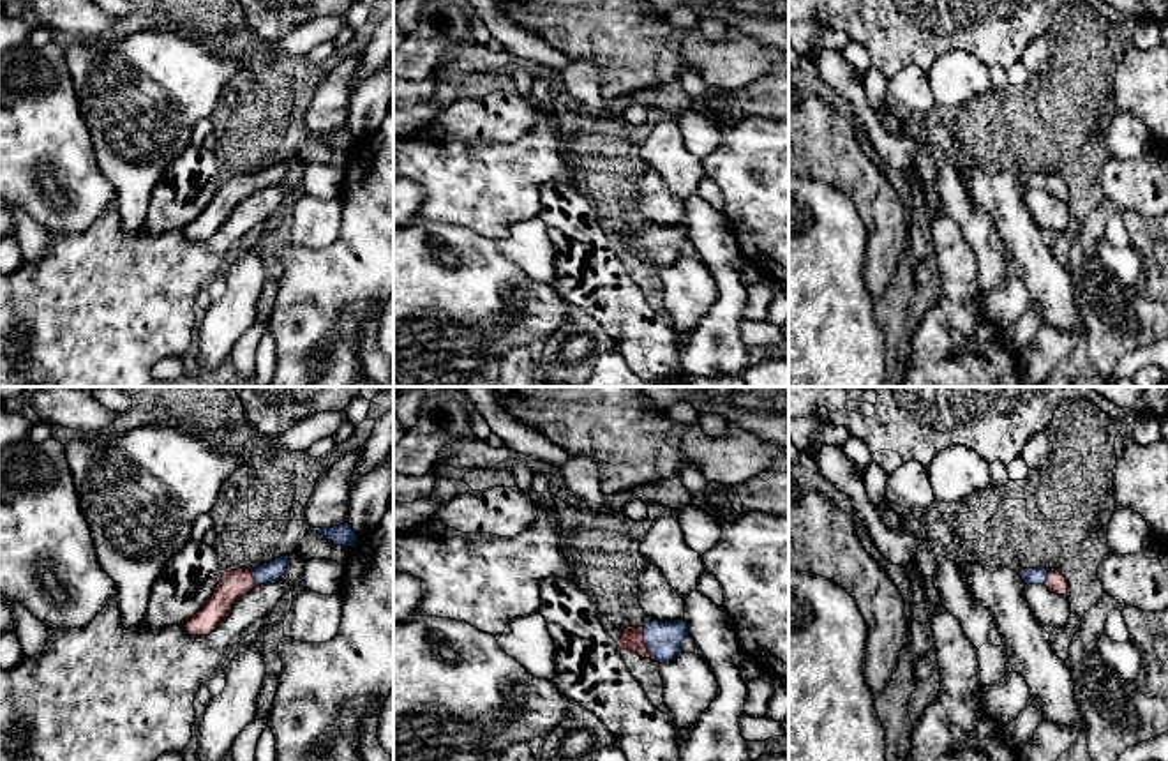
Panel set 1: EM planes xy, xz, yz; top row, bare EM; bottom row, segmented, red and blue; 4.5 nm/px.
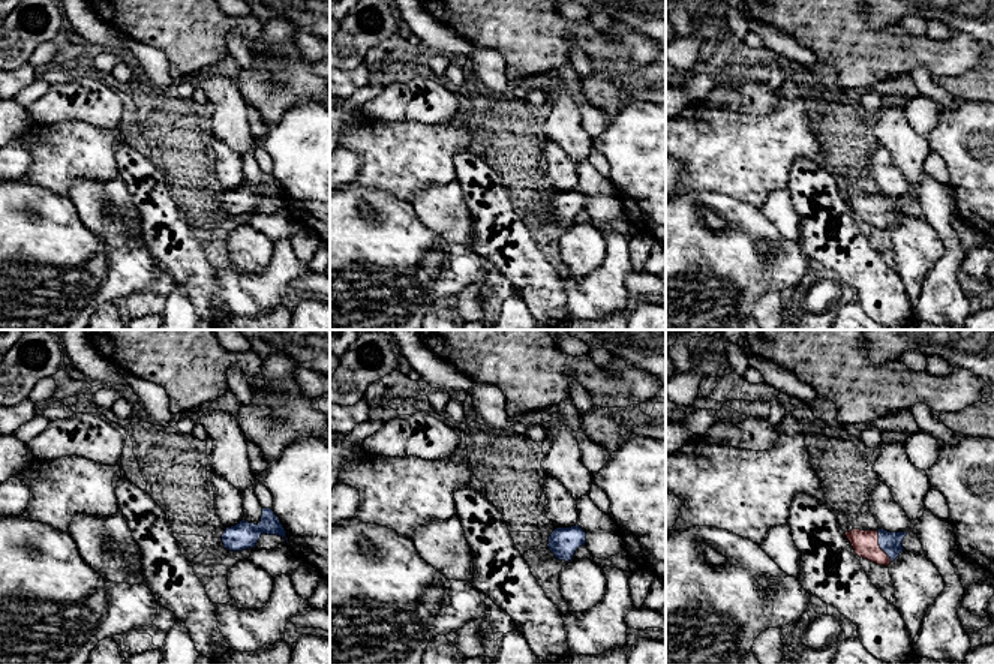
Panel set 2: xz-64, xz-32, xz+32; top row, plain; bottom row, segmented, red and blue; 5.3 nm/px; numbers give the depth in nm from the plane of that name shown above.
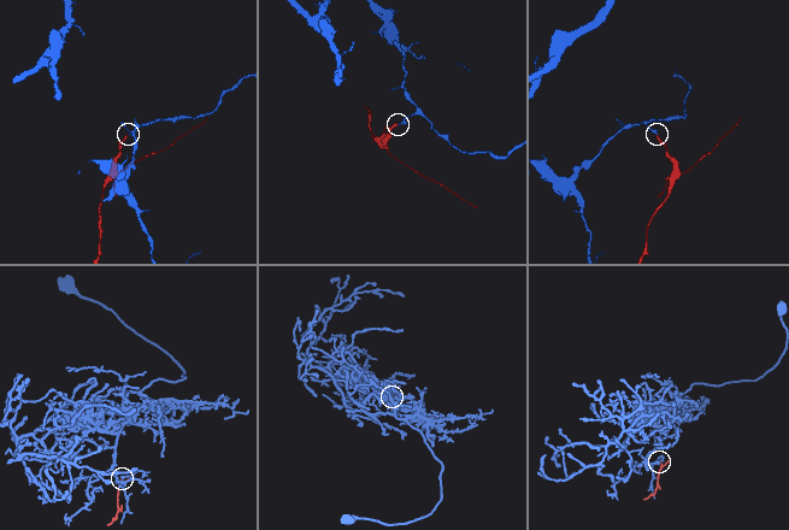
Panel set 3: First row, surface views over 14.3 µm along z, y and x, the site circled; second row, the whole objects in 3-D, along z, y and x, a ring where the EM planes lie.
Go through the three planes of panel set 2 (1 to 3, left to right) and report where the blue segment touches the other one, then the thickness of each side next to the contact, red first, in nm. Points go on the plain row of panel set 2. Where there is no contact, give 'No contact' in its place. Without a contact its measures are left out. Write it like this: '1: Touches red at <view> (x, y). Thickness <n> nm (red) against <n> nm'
1: No contact
2: No contact
3: Touches red at xz+32 (879, 210). Thickness 140 nm (red) against 120 nm

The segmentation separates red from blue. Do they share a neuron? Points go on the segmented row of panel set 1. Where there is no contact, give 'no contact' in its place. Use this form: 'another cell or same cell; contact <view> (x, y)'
same cell; contact xz (643, 641)

